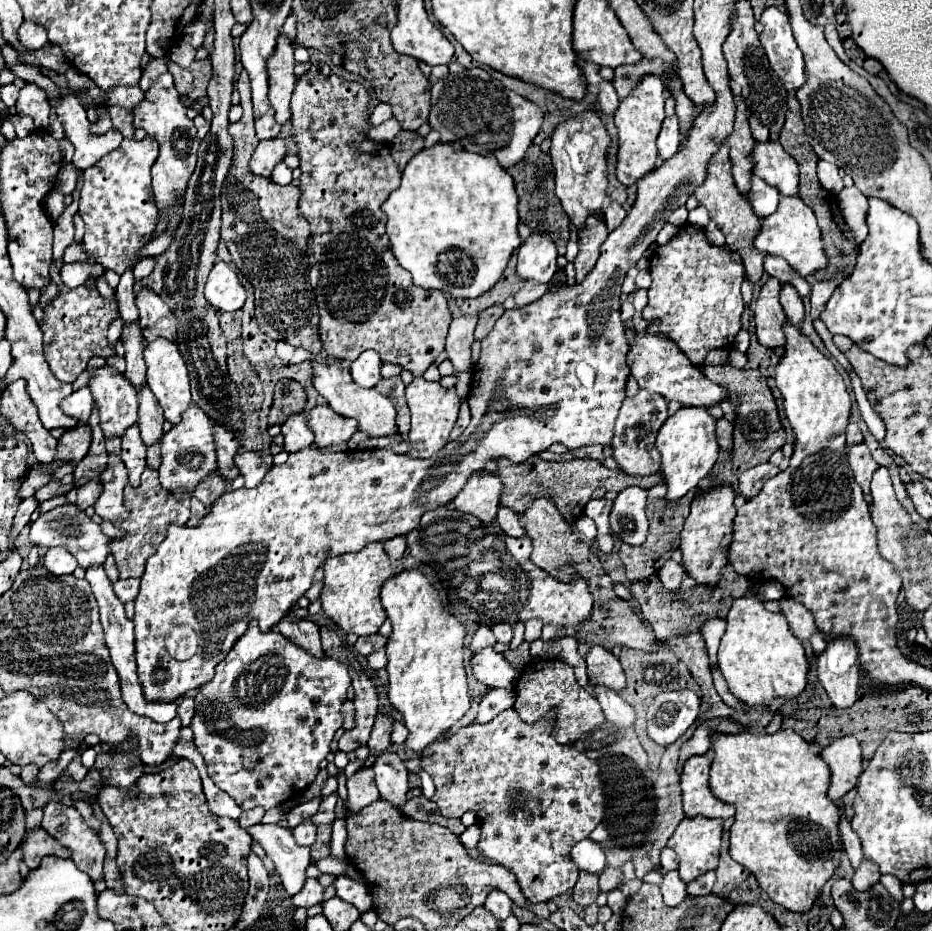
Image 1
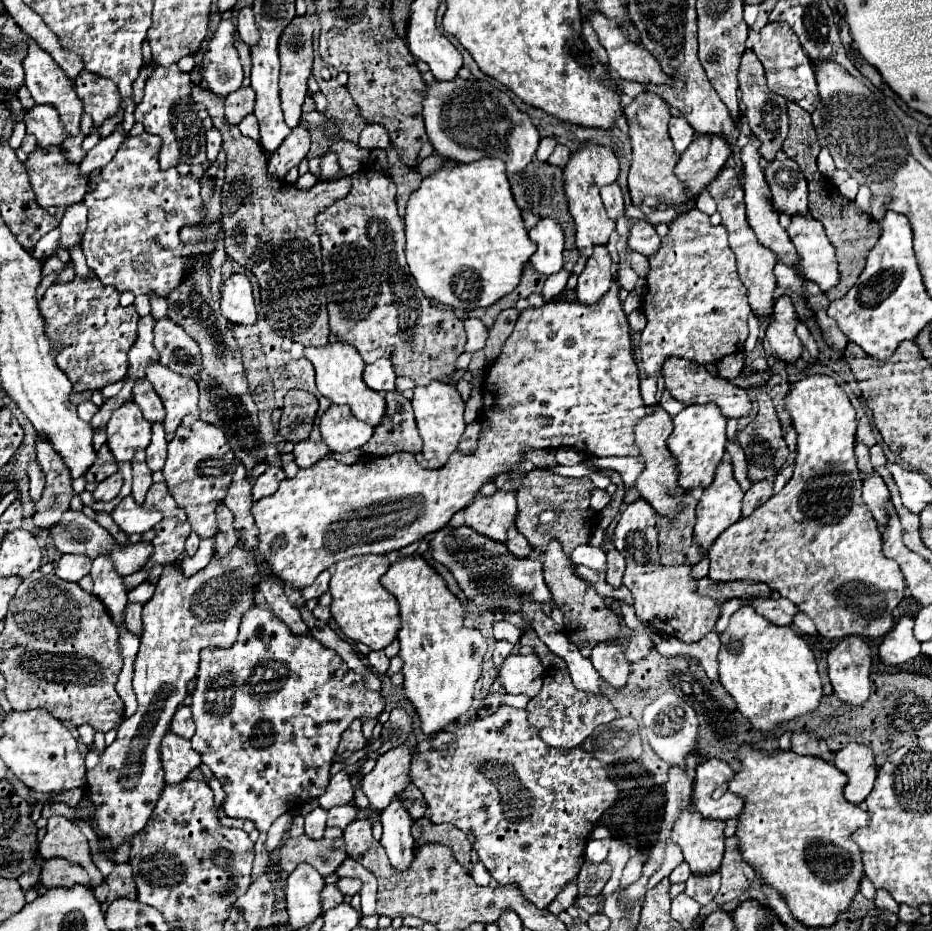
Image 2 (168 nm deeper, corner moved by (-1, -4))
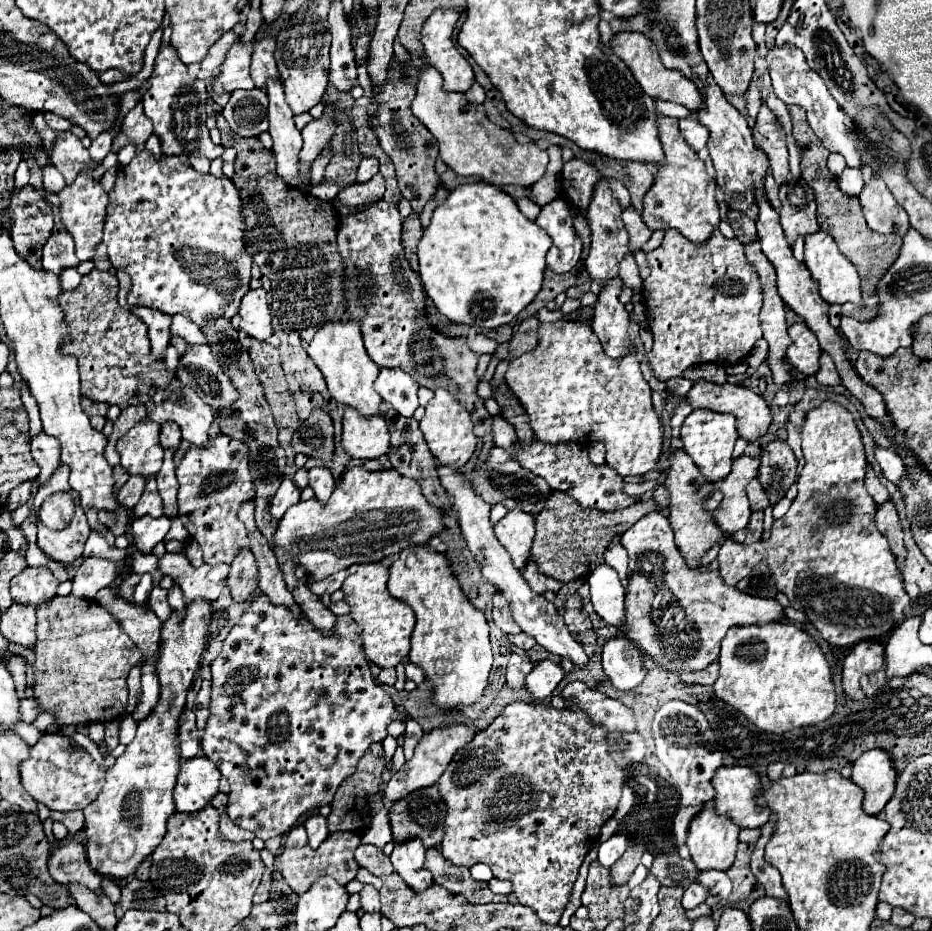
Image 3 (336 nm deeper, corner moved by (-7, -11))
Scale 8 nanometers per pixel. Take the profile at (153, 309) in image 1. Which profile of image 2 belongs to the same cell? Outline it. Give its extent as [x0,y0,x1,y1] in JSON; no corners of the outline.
[154,318,202,378]

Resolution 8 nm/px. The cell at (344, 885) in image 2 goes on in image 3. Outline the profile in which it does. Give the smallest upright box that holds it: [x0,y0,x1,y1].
[360,885,380,913]

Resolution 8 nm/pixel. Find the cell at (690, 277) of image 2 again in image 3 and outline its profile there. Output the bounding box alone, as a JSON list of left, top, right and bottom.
[642,227,762,381]

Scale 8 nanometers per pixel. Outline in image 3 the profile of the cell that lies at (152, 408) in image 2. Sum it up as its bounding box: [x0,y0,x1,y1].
[160,423,180,449]

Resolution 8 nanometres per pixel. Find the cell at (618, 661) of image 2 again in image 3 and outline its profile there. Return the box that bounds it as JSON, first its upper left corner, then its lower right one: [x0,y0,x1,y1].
[602,637,646,691]

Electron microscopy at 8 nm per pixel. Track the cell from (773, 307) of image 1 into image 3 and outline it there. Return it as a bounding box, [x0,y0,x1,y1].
[786,323,820,375]

